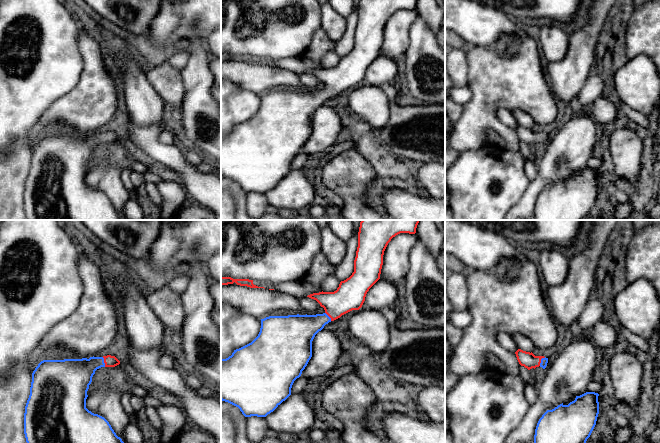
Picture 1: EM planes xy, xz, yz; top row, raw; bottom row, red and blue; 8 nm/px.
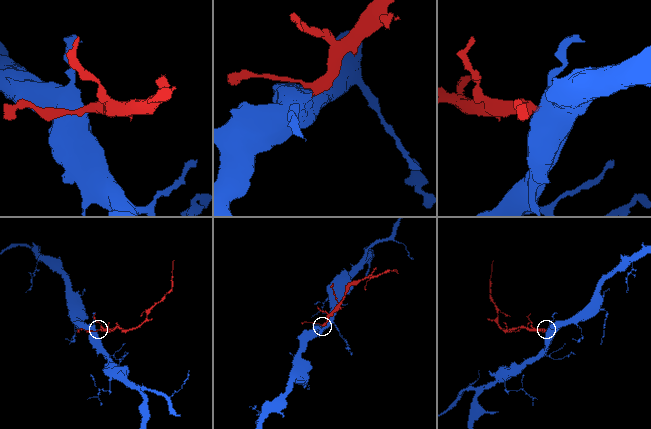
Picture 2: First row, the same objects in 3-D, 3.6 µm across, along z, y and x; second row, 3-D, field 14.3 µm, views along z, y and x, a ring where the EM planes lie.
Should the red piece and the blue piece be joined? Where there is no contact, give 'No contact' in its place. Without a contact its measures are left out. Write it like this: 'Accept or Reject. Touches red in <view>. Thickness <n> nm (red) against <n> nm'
Accept. Touches red in yz. Thickness 120 nm (red) against 60 nm

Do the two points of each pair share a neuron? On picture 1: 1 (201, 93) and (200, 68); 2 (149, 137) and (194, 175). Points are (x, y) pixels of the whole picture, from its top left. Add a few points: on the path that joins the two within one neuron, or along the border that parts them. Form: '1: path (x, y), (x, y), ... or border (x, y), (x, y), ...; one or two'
1: path (200, 87), (200, 74); one
2: path (159, 148), (183, 168); one

